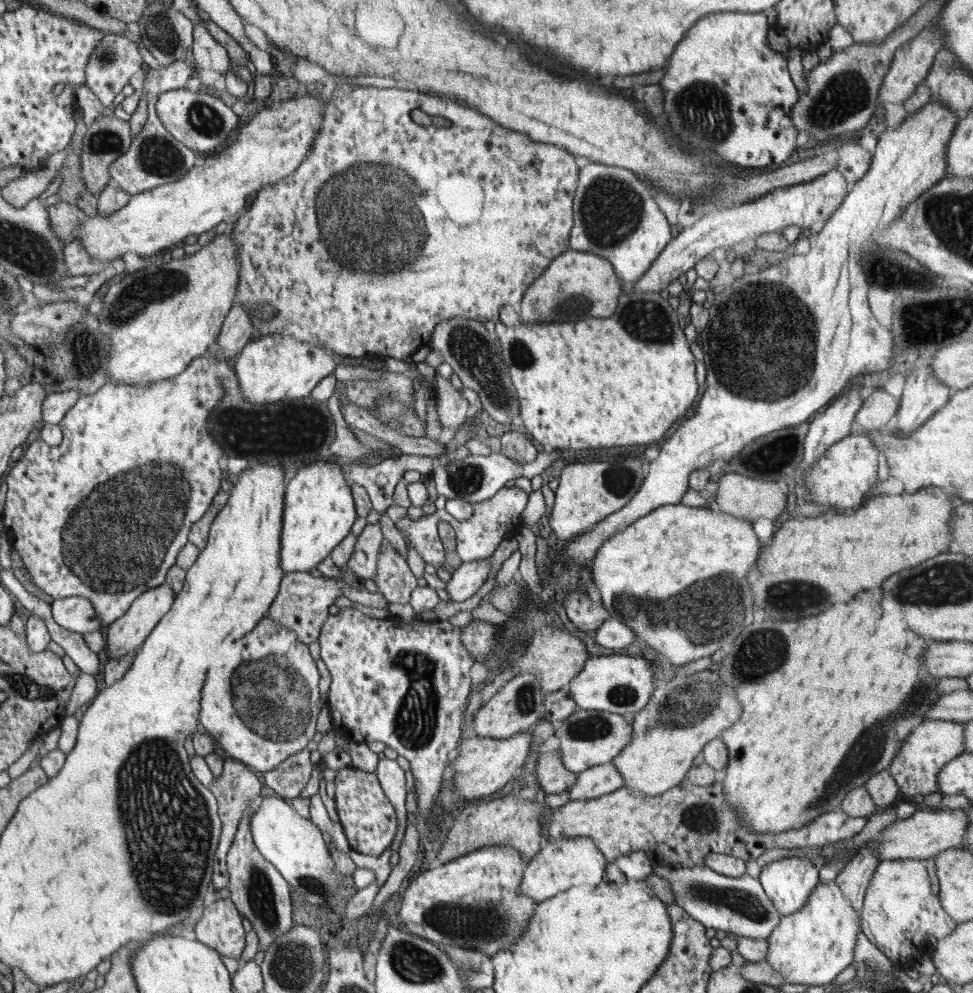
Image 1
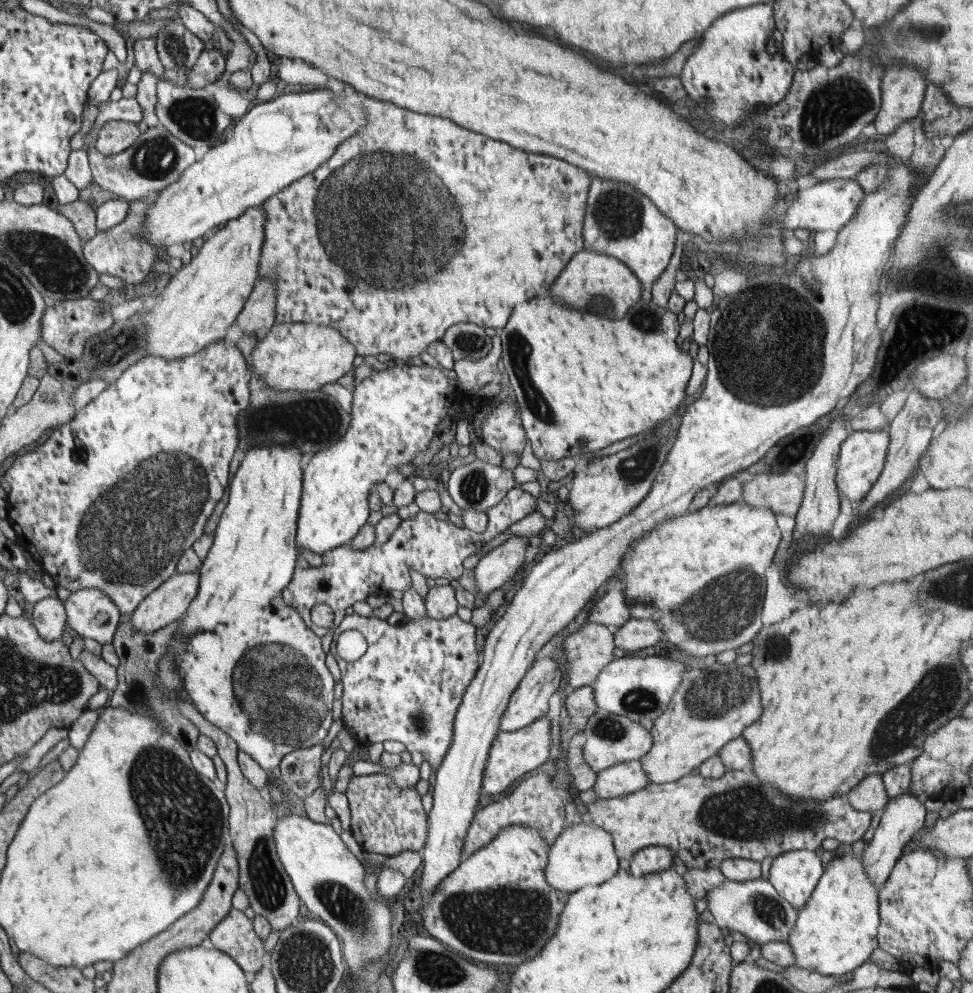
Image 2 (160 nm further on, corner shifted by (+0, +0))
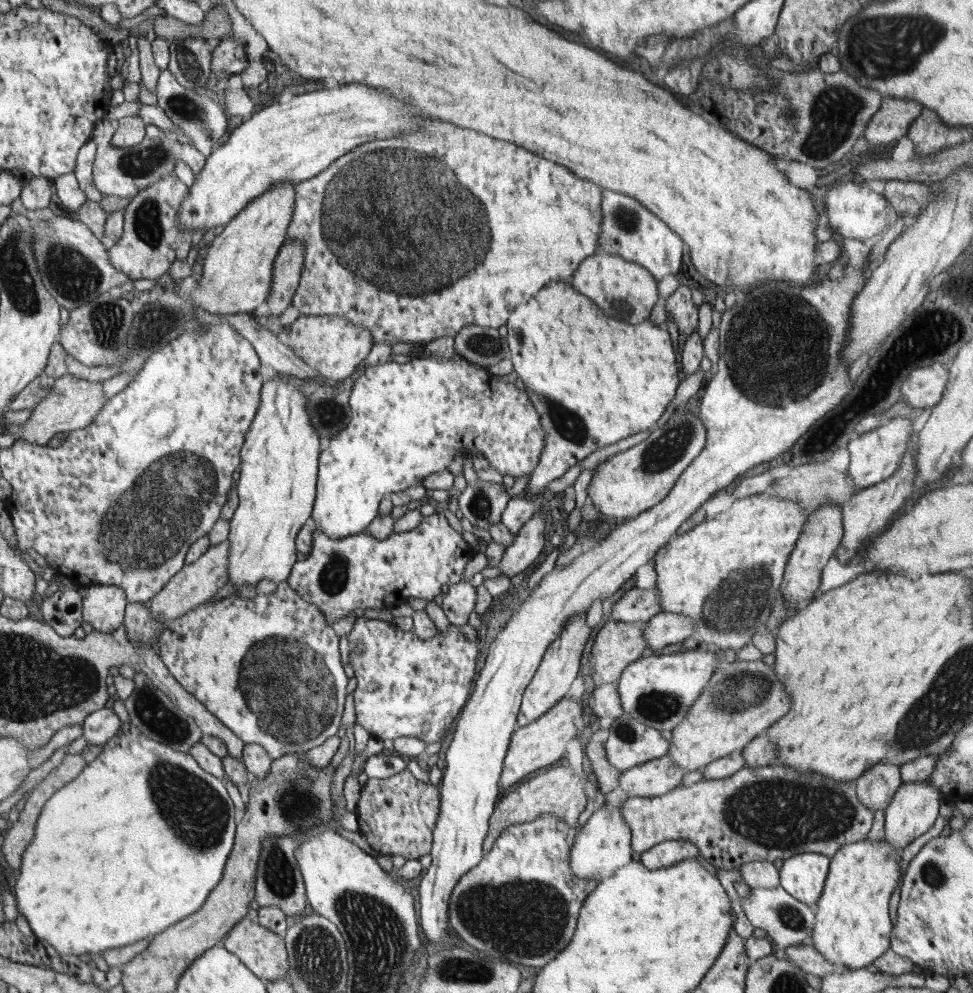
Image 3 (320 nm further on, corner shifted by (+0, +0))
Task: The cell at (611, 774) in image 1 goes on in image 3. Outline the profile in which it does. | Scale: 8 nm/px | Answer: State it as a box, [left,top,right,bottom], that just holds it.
[619,755,686,797]

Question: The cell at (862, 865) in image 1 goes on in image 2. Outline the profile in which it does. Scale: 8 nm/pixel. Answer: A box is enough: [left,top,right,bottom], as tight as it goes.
[863,792,926,887]

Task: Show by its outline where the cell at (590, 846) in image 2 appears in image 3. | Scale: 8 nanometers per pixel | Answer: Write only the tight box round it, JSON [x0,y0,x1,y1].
[570,804,632,881]

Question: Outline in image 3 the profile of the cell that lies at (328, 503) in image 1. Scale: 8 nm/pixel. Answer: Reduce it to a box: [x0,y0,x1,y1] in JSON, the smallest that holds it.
[309,353,545,540]

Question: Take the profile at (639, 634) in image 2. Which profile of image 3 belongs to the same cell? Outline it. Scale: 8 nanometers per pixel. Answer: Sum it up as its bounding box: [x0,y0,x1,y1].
[643,612,694,652]

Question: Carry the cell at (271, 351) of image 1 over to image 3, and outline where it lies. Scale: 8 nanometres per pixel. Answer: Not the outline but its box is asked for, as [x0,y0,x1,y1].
[288,314,375,382]

